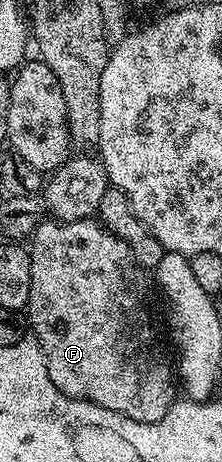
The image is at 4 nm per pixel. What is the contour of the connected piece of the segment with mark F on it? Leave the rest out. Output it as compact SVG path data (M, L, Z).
M93 218L81 219L75 223L60 223L57 221L42 221L34 228L28 239L28 250L30 252L30 272L32 273L32 285L28 289L28 301L24 308L25 318L28 320L28 327L32 330L32 338L38 342L42 350L42 356L46 359L48 377L57 391L70 399L86 399L97 407L128 417L137 423L155 423L160 421L168 413L168 409L176 402L174 387L176 391L176 375L166 364L162 351L158 348L158 335L154 332L154 323L146 310L150 303L146 300L146 283L142 280L143 272L140 270L135 256L130 254L130 247L120 237L116 237L102 226L101 222Z

